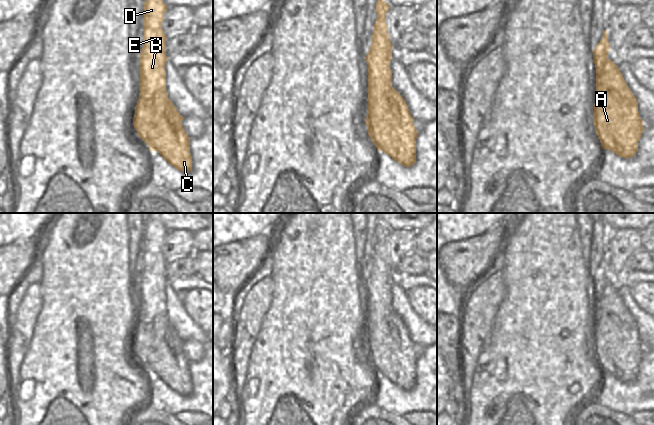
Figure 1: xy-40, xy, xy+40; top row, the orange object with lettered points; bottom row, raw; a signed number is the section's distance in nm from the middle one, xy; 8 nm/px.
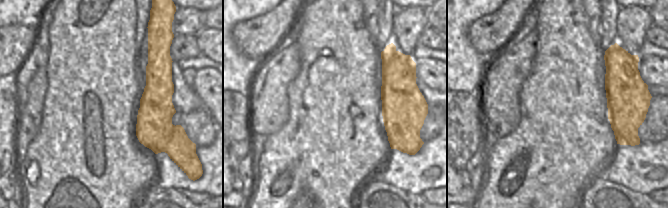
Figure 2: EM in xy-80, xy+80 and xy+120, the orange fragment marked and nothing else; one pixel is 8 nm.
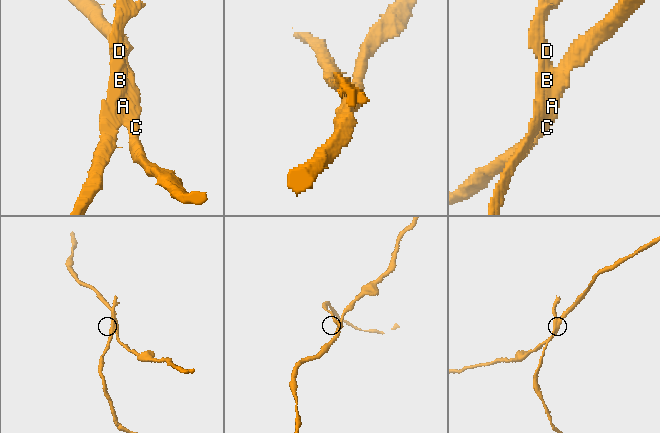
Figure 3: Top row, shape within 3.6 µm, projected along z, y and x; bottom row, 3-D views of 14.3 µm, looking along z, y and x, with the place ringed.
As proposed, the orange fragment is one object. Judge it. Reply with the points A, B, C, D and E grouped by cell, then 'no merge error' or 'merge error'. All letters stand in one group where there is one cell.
A C / B D E | merge error

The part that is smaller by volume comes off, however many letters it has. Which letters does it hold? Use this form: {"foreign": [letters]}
{"foreign": ["B", "D", "E"]}

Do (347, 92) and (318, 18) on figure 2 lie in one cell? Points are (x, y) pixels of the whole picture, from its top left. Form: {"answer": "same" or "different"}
{"answer": "same"}

